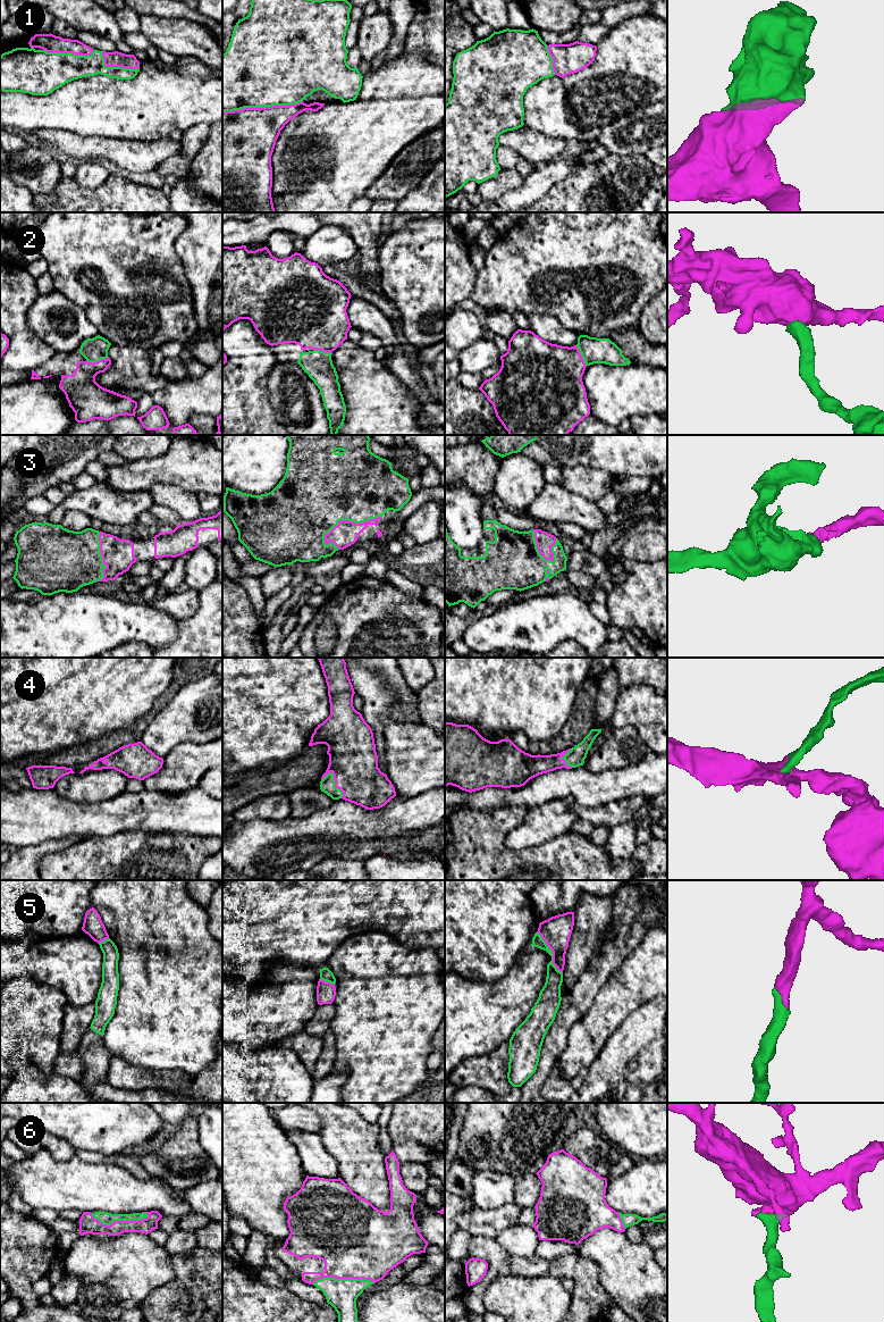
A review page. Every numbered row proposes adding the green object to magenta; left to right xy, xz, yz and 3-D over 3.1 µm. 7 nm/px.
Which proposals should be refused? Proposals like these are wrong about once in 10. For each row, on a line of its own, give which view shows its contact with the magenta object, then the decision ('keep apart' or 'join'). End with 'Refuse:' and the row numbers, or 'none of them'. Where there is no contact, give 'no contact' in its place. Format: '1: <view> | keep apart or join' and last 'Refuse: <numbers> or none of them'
1: xz | join
2: xy | join
3: xz | join
4: xz | join
5: yz | join
6: xy | join
Refuse: none of them

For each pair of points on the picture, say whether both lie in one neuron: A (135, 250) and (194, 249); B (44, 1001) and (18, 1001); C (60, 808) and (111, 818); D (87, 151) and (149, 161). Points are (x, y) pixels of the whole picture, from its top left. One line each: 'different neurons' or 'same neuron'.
A: different neurons
B: same neuron
C: same neuron
D: same neuron

